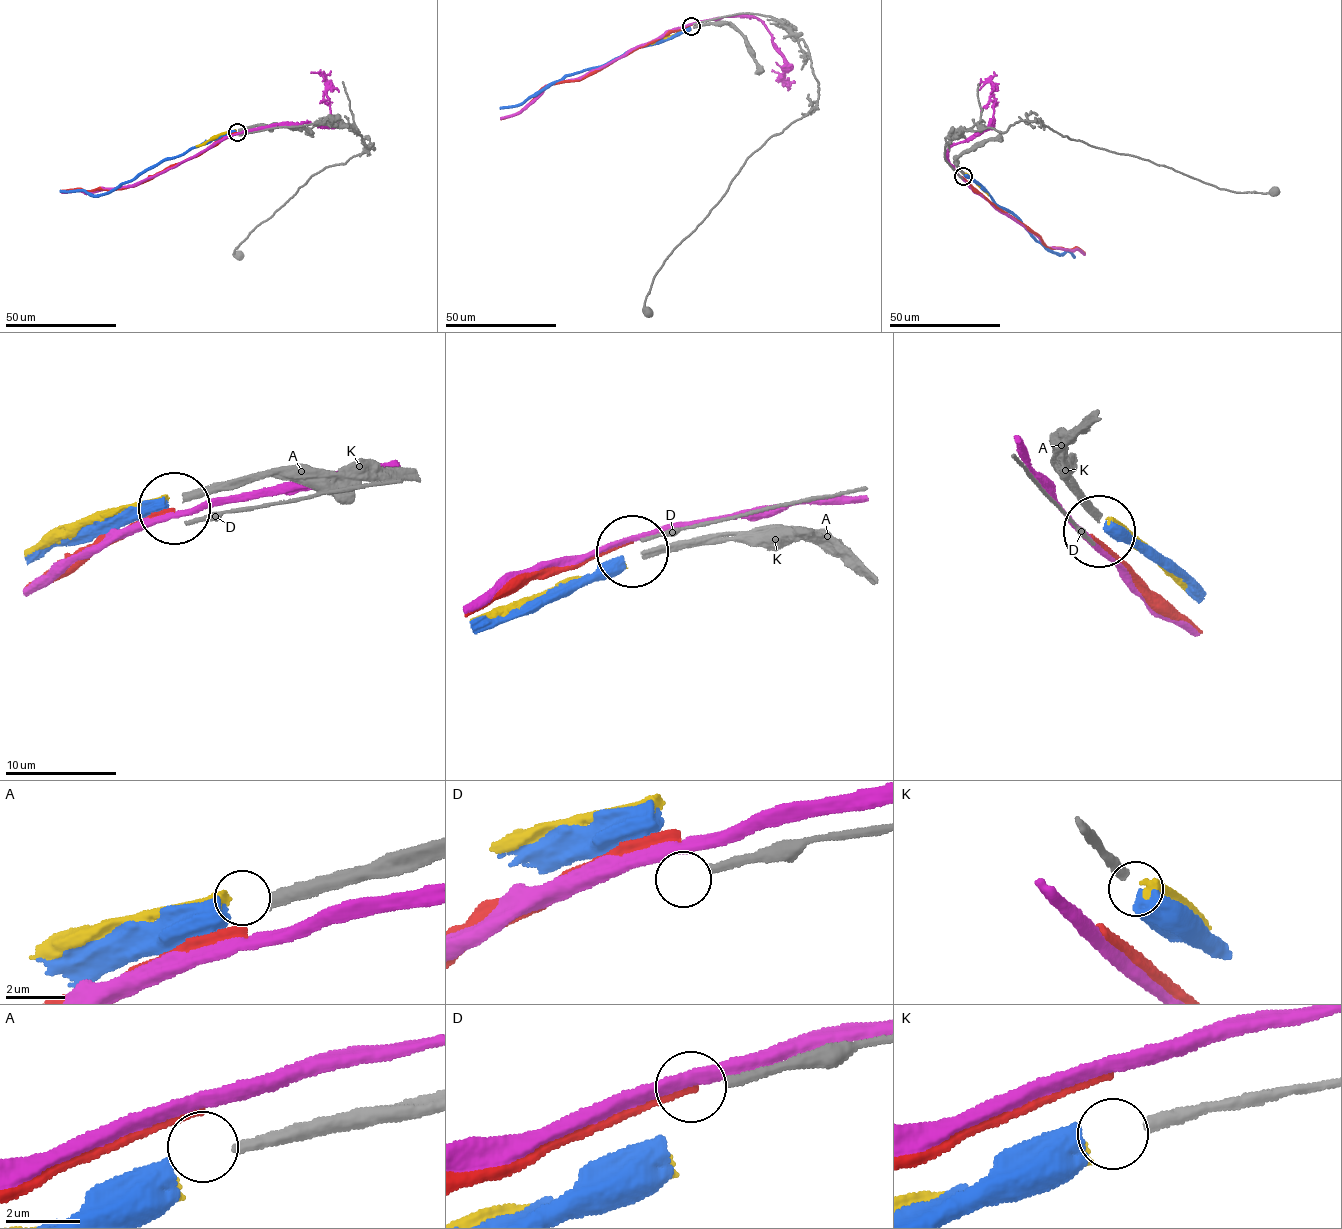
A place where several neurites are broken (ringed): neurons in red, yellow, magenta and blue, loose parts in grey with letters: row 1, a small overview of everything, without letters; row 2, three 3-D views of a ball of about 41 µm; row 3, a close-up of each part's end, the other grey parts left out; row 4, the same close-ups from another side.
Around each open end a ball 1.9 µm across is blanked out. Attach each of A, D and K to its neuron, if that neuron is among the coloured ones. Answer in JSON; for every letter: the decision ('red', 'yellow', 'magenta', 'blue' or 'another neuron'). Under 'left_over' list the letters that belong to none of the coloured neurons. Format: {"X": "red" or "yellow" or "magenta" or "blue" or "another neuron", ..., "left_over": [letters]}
{"A": "blue", "D": "another neuron", "K": "yellow", "left_over": ["D"]}

